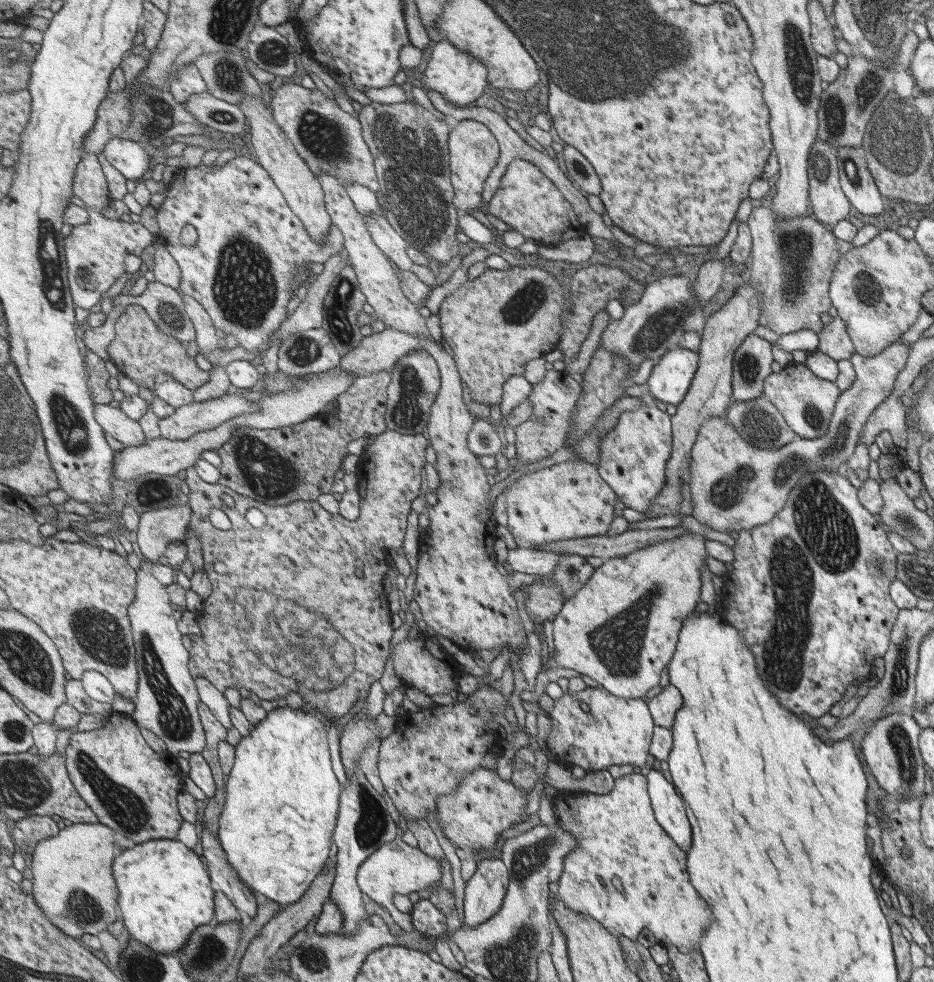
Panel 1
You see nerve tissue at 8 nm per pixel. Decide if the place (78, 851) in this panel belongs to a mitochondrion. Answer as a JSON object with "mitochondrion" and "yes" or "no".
{"mitochondrion":"no"}

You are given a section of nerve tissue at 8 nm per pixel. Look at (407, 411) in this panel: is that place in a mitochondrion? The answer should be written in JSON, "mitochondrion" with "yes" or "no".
{"mitochondrion":"yes"}

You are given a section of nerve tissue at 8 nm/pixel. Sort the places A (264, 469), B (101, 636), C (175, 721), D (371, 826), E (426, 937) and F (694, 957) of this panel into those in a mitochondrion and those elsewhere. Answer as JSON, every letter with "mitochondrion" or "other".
{"A":"mitochondrion","B":"mitochondrion","C":"mitochondrion","D":"mitochondrion","E":"other","F":"other"}

